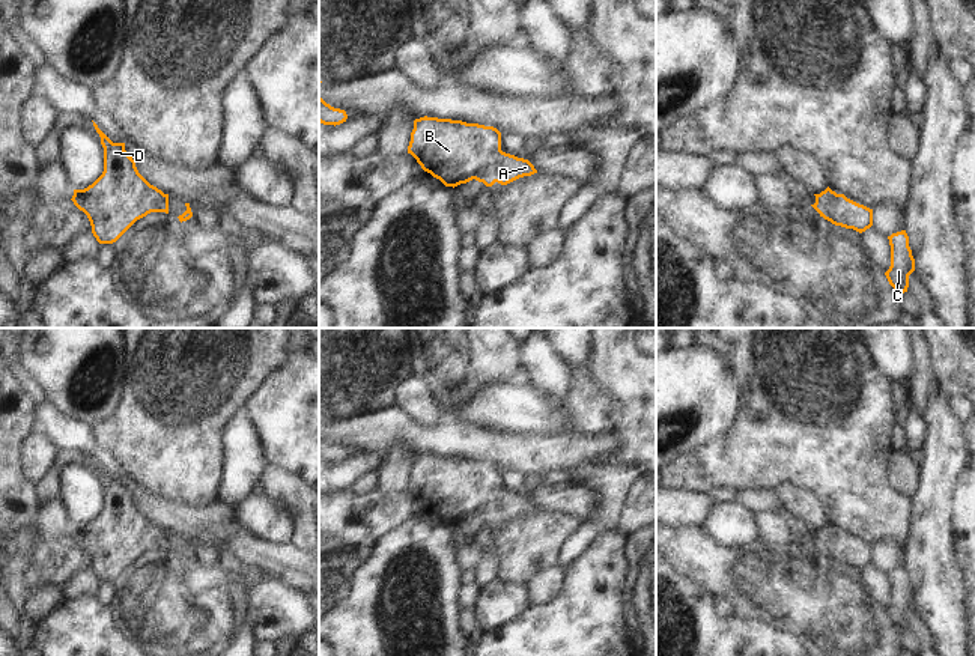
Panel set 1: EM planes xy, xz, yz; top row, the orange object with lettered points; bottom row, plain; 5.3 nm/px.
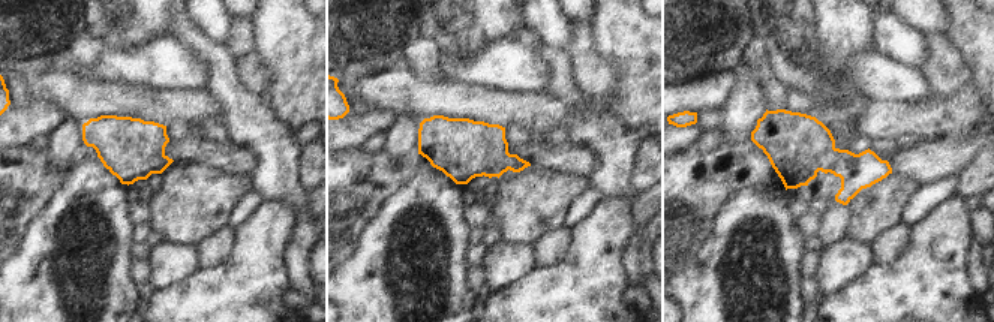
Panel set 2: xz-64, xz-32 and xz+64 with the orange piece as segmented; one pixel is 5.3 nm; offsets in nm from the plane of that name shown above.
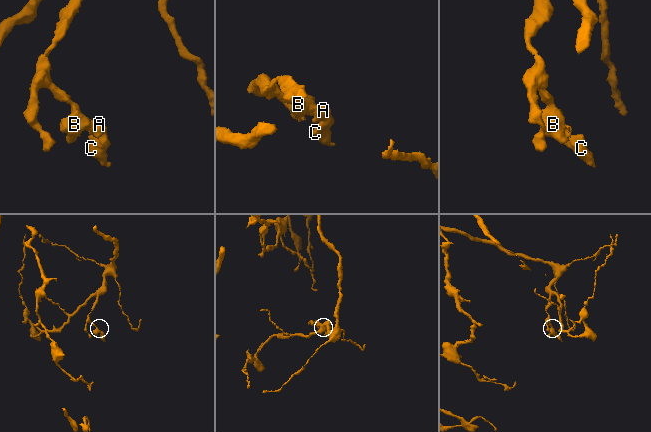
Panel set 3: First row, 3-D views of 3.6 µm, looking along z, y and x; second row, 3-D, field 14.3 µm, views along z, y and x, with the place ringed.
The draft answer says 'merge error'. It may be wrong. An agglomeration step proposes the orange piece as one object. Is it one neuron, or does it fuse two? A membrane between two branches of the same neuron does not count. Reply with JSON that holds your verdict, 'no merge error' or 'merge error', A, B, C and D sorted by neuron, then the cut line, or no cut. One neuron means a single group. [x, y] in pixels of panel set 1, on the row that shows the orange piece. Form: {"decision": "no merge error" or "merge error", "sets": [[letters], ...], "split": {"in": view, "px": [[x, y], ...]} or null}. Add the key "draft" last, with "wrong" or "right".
{"decision": "no merge error", "sets": [["A", "B", "C", "D"]], "split": null, "draft": "wrong"}

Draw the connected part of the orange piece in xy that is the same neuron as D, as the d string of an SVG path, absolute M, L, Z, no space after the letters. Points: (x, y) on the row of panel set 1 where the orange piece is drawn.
M95 122L93 126L104 147L104 172L87 188L74 190L71 200L87 215L96 241L113 244L147 214L169 214L169 194L138 173L125 143L113 143Z

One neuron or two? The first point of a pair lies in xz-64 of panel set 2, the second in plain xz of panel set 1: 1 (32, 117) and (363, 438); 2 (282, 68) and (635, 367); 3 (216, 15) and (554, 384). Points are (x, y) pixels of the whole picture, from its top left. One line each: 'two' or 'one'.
1: two
2: one
3: one

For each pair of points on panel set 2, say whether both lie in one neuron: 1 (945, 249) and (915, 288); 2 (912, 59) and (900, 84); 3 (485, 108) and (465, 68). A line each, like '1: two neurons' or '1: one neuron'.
1: one neuron
2: two neurons
3: two neurons

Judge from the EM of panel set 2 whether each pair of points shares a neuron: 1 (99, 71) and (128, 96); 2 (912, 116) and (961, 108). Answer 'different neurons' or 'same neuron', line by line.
1: different neurons
2: same neuron

